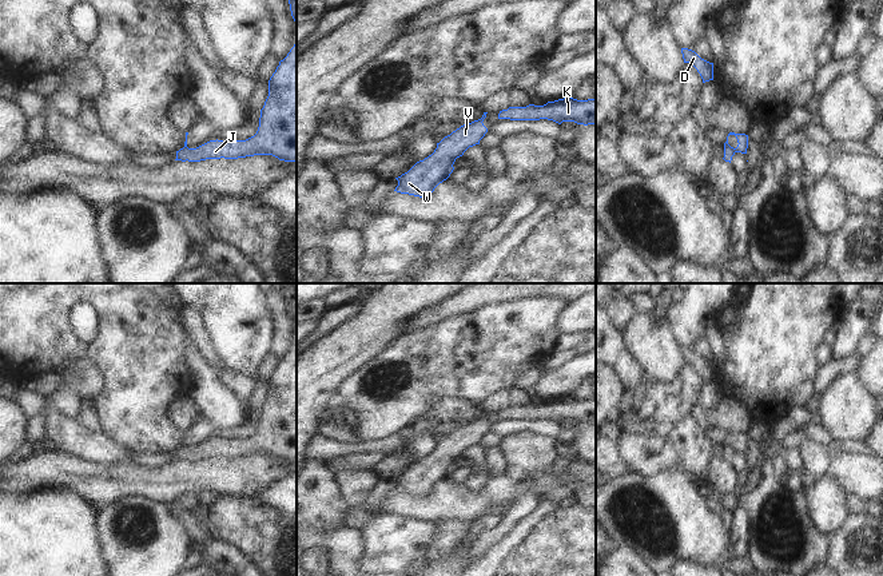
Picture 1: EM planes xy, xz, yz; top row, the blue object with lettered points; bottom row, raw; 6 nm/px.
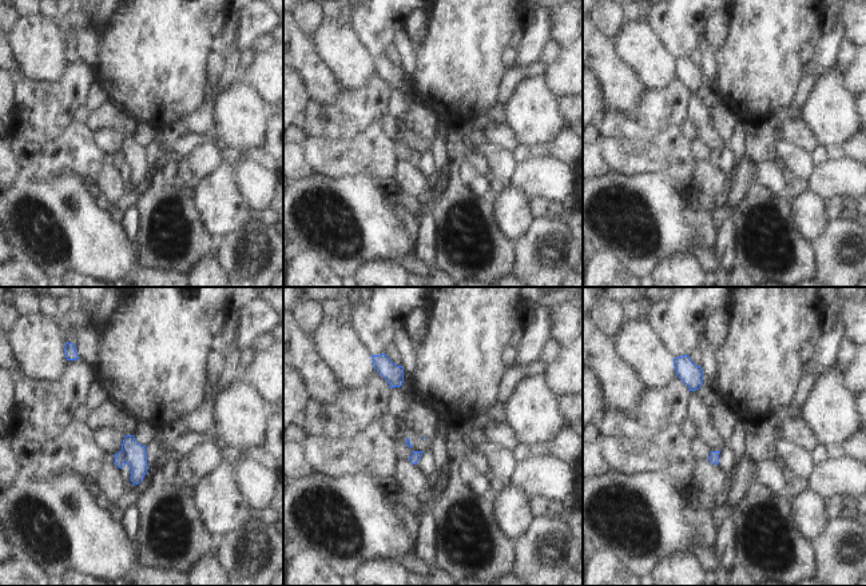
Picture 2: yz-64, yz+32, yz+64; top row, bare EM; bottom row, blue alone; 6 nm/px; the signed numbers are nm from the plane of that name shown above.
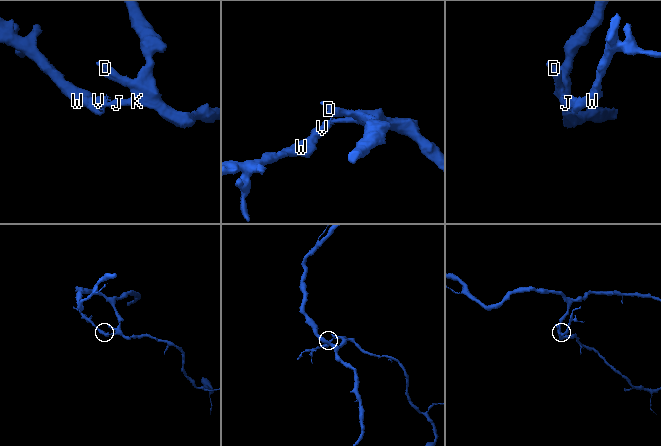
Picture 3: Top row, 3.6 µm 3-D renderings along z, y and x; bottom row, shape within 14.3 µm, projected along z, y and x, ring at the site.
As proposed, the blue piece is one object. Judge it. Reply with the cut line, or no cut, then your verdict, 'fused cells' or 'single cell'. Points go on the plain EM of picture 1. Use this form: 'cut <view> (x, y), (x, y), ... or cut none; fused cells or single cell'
cut yz (724, 445), (735, 451); fused cells

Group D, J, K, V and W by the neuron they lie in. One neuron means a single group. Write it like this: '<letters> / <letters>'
D J K / V W

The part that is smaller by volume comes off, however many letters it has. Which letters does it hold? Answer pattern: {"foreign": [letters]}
{"foreign": ["V", "W"]}

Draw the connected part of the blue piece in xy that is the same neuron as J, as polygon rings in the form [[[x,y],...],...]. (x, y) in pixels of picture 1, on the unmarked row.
[[[297,339],[269,380],[269,396],[254,436],[246,440],[210,440],[196,448],[184,445],[176,450],[175,460],[200,461],[254,454],[273,454],[297,462]]]

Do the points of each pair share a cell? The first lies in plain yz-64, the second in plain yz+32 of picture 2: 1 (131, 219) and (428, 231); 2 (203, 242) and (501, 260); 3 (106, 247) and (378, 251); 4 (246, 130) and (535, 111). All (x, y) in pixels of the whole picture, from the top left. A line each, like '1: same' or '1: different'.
1: same
2: same
3: same
4: same

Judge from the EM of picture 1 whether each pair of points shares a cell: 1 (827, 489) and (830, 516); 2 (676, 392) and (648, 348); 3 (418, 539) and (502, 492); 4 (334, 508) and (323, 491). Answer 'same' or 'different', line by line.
1: same
2: different
3: different
4: same

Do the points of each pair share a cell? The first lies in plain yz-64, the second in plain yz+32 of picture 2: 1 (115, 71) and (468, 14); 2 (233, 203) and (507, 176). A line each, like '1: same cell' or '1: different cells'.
1: same cell
2: different cells

